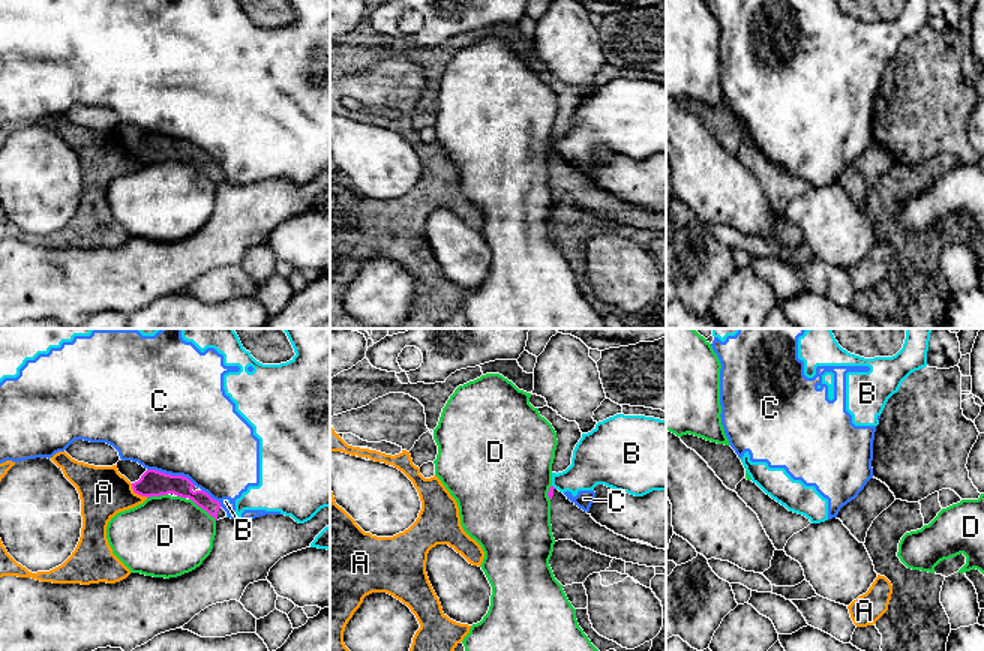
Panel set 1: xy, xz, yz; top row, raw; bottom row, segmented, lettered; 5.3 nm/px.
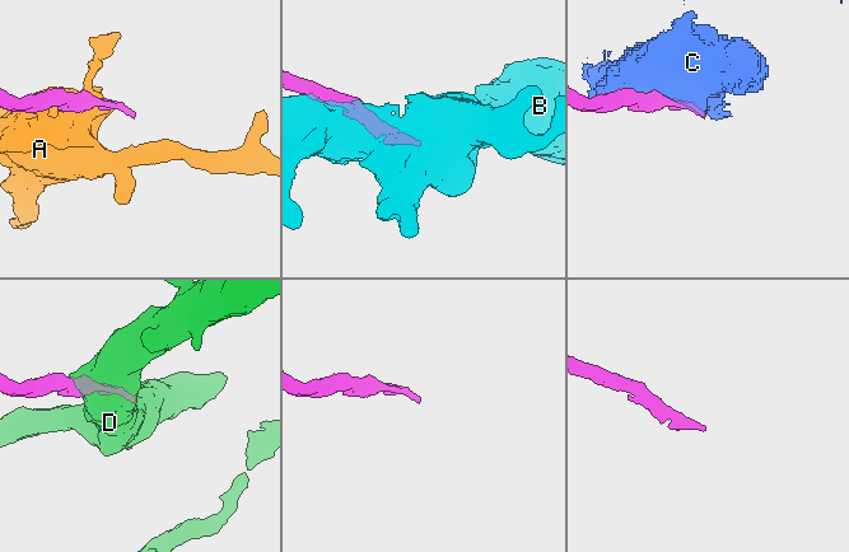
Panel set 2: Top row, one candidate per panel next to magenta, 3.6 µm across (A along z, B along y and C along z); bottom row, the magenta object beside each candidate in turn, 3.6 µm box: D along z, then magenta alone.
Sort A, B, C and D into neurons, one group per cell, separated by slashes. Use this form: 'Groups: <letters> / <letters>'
Groups: A / B C / D

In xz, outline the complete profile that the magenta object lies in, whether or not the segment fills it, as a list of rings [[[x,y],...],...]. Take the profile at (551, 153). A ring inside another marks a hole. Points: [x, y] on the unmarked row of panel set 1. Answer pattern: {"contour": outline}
{"contour": [[[549,152],[550,189],[555,206],[573,204],[597,218],[646,231],[666,232],[666,214],[632,206],[597,188],[562,156]]]}

